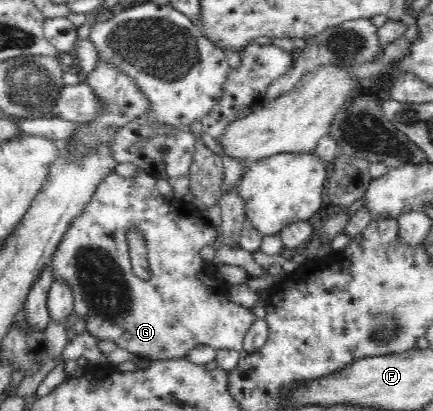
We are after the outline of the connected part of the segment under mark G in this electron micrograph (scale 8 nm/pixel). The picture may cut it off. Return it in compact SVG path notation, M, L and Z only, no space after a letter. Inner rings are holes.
M141 170L134 176L134 178L124 178L115 173L110 173L102 183L98 186L96 193L92 196L92 200L88 202L86 208L84 208L80 216L76 216L72 220L72 224L69 226L64 238L60 241L57 251L54 253L51 267L53 277L55 280L63 280L73 292L73 307L79 318L84 318L86 321L87 331L95 336L98 340L111 340L116 343L118 348L124 348L128 352L132 352L142 358L147 357L150 361L164 360L174 358L185 358L188 356L188 352L196 346L212 346L212 348L226 349L226 350L242 350L244 336L248 332L248 329L252 326L252 323L257 319L254 316L252 308L246 308L245 306L239 306L235 302L230 300L212 300L212 290L208 290L208 284L204 284L204 280L200 280L202 276L198 276L198 272L202 270L202 256L200 250L206 246L206 244L213 244L218 236L221 236L221 229L213 227L211 222L208 222L208 218L205 217L203 210L198 209L193 201L181 201L181 200L167 200L160 195L158 189L156 189L157 178L148 174L146 171ZM130 228L137 228L141 234L143 234L146 248L147 248L147 261L150 269L150 278L143 279L134 274L133 266L131 265L131 258L128 246L128 230Z

